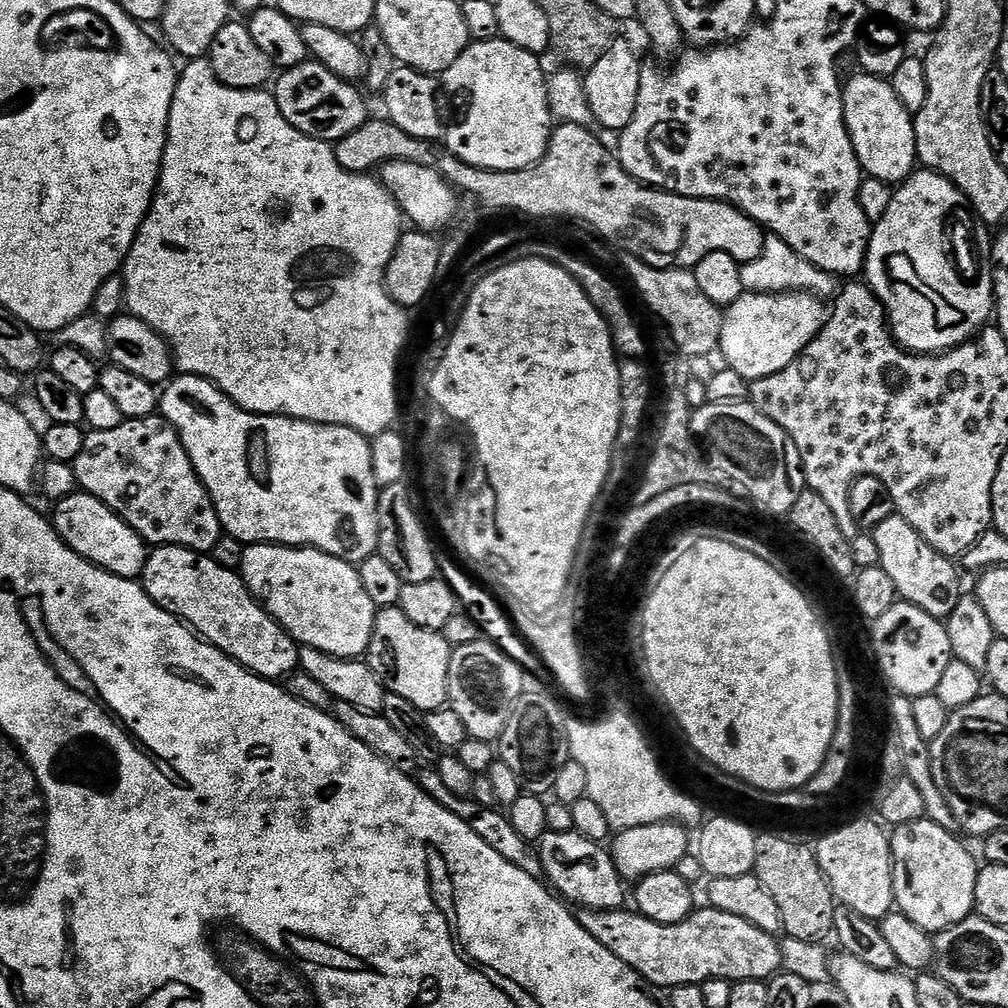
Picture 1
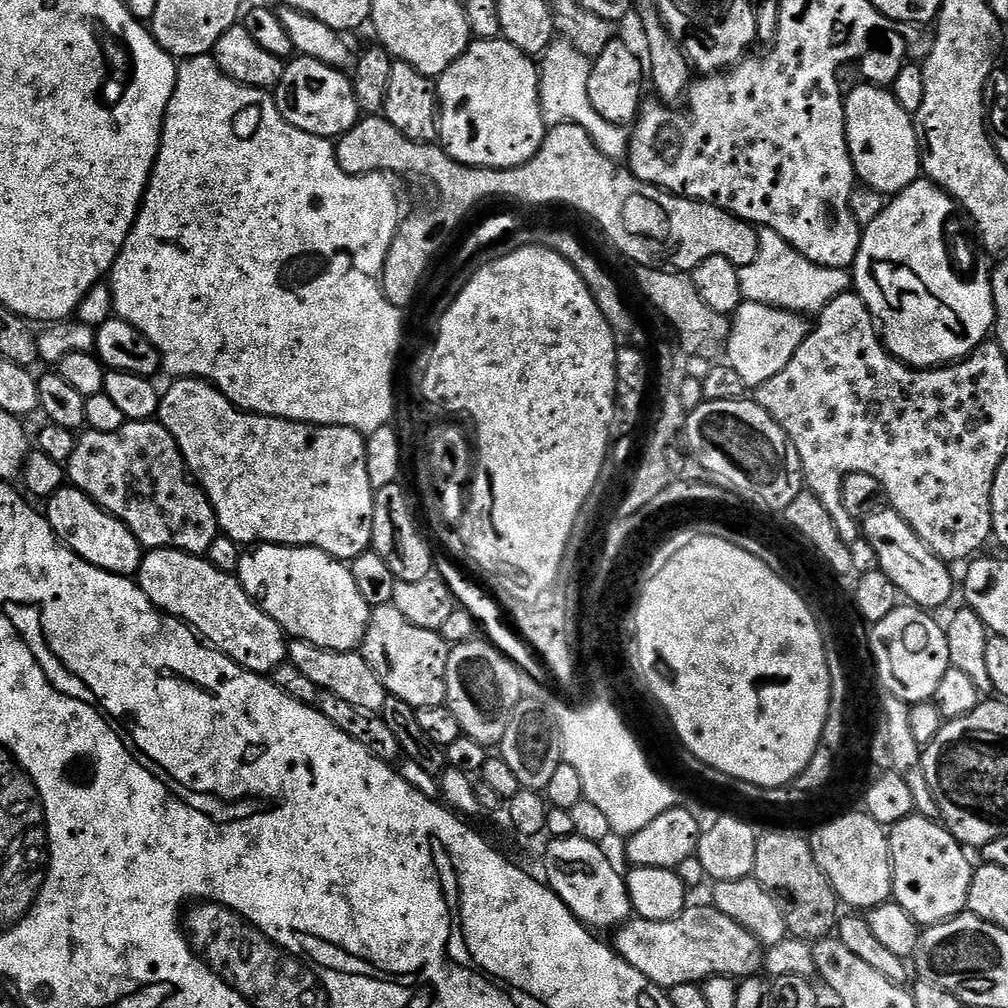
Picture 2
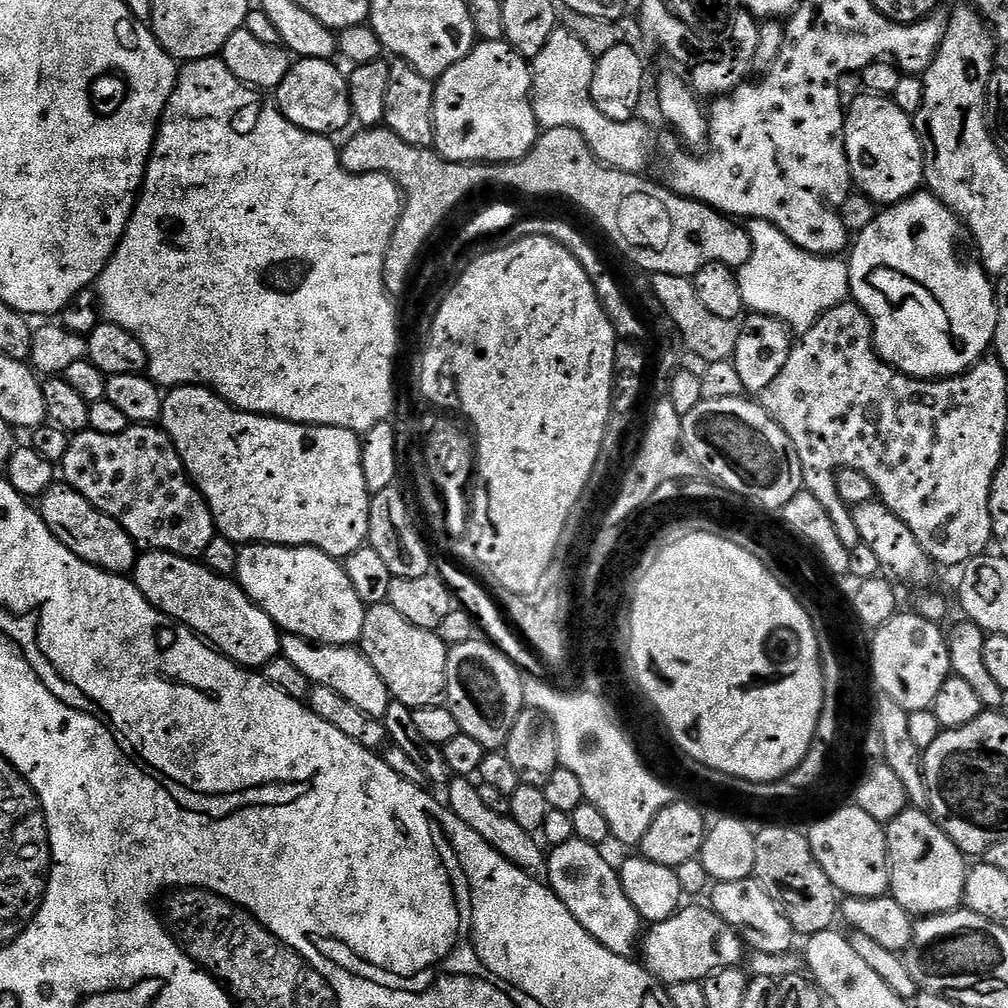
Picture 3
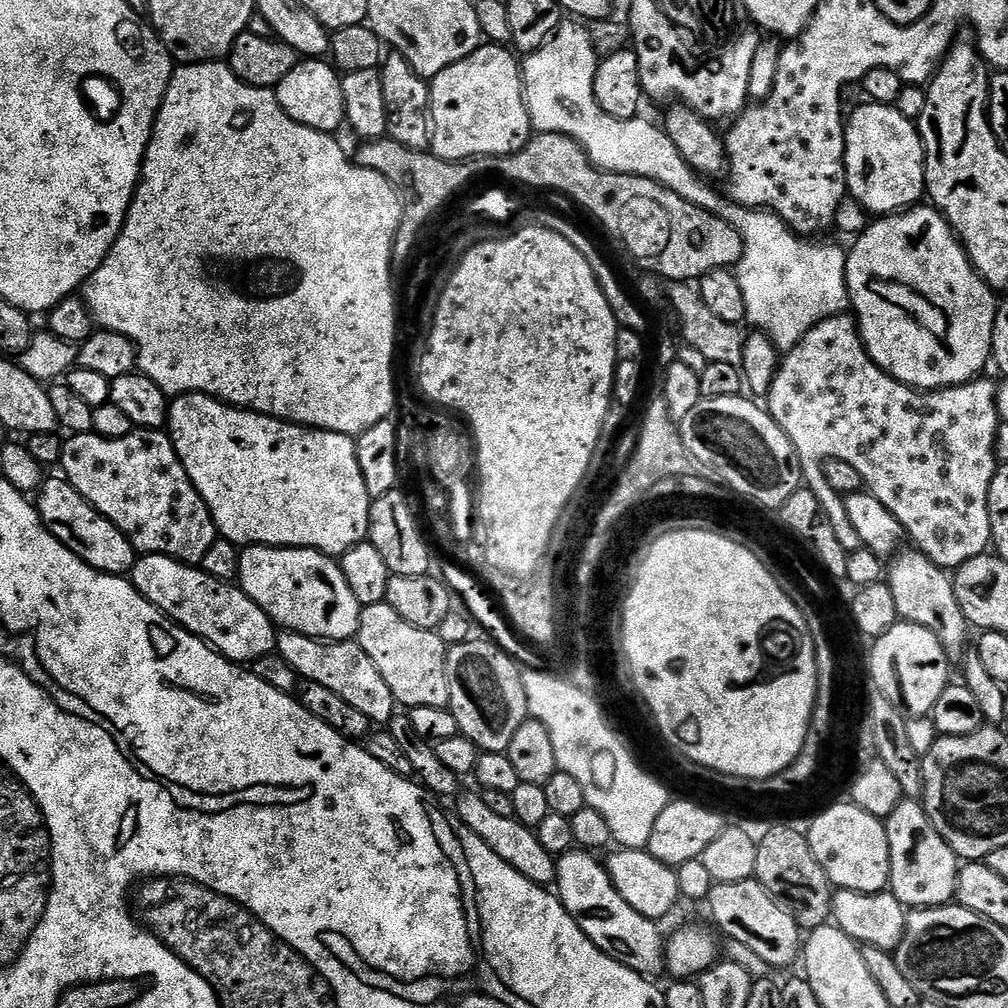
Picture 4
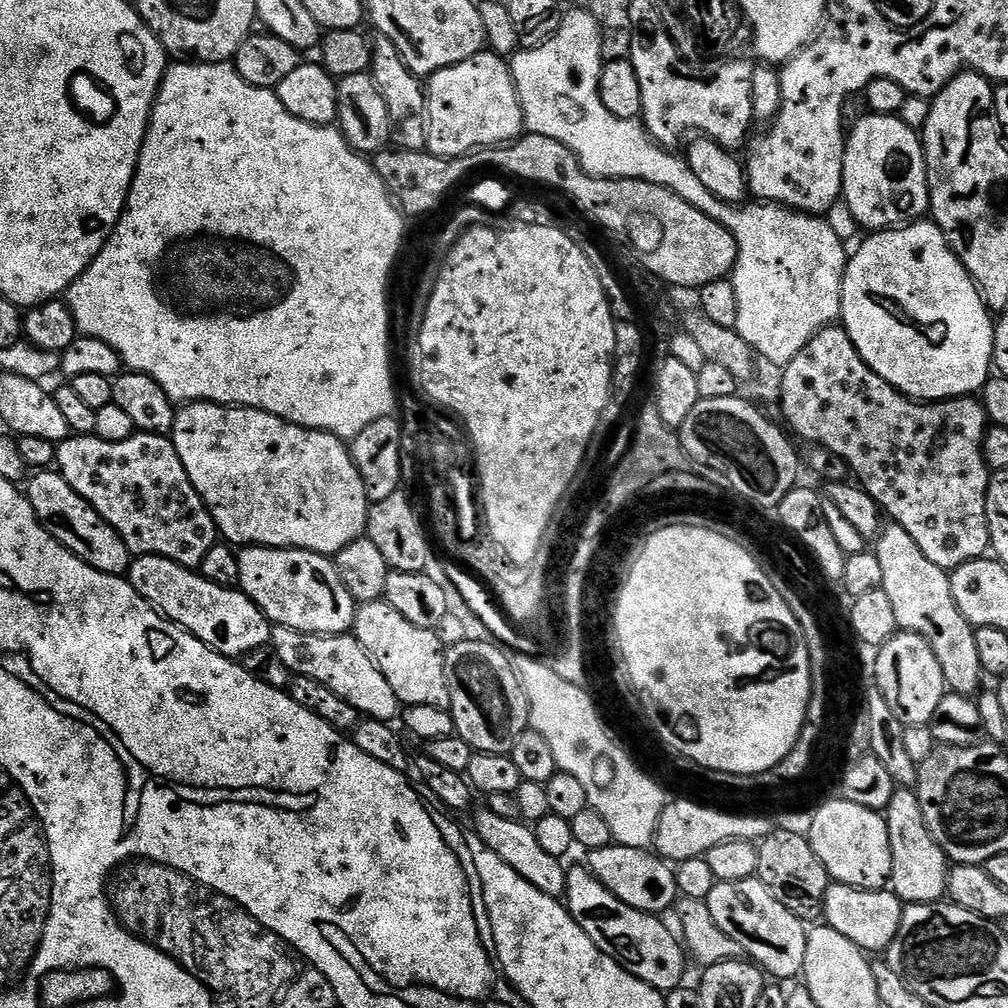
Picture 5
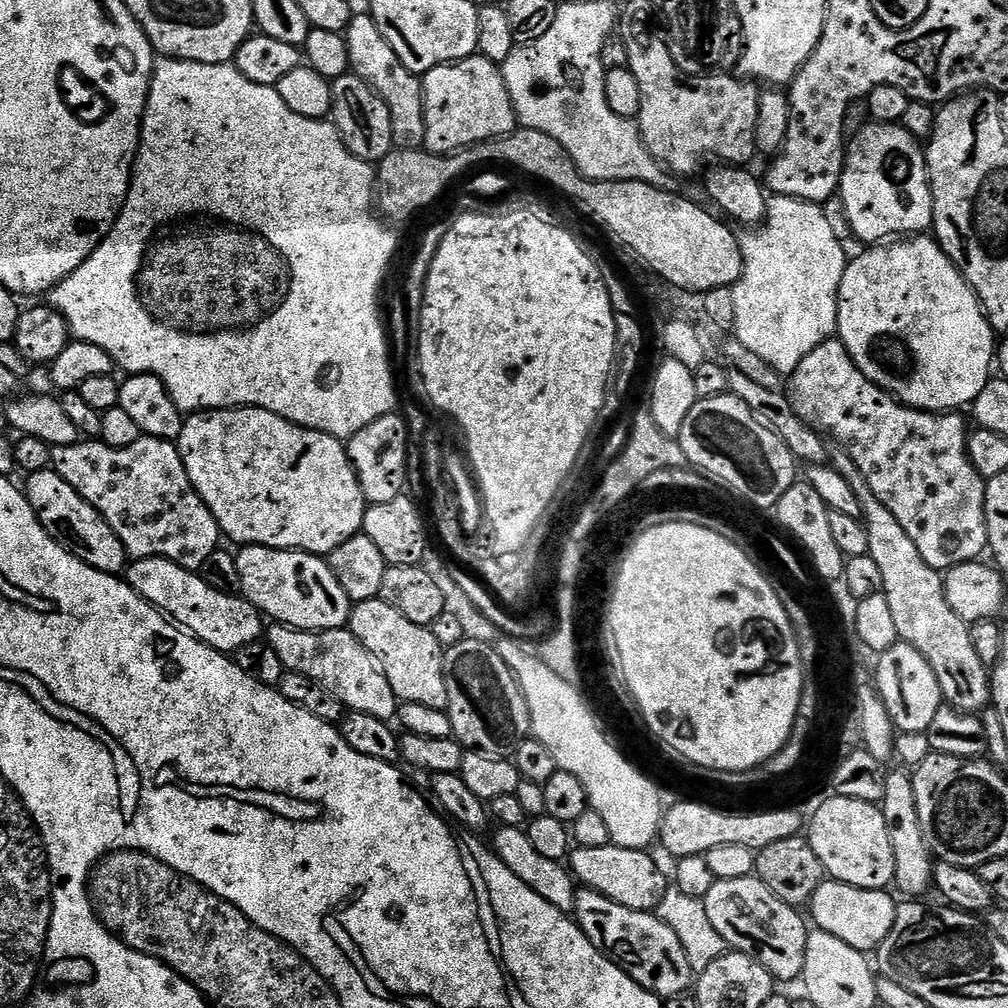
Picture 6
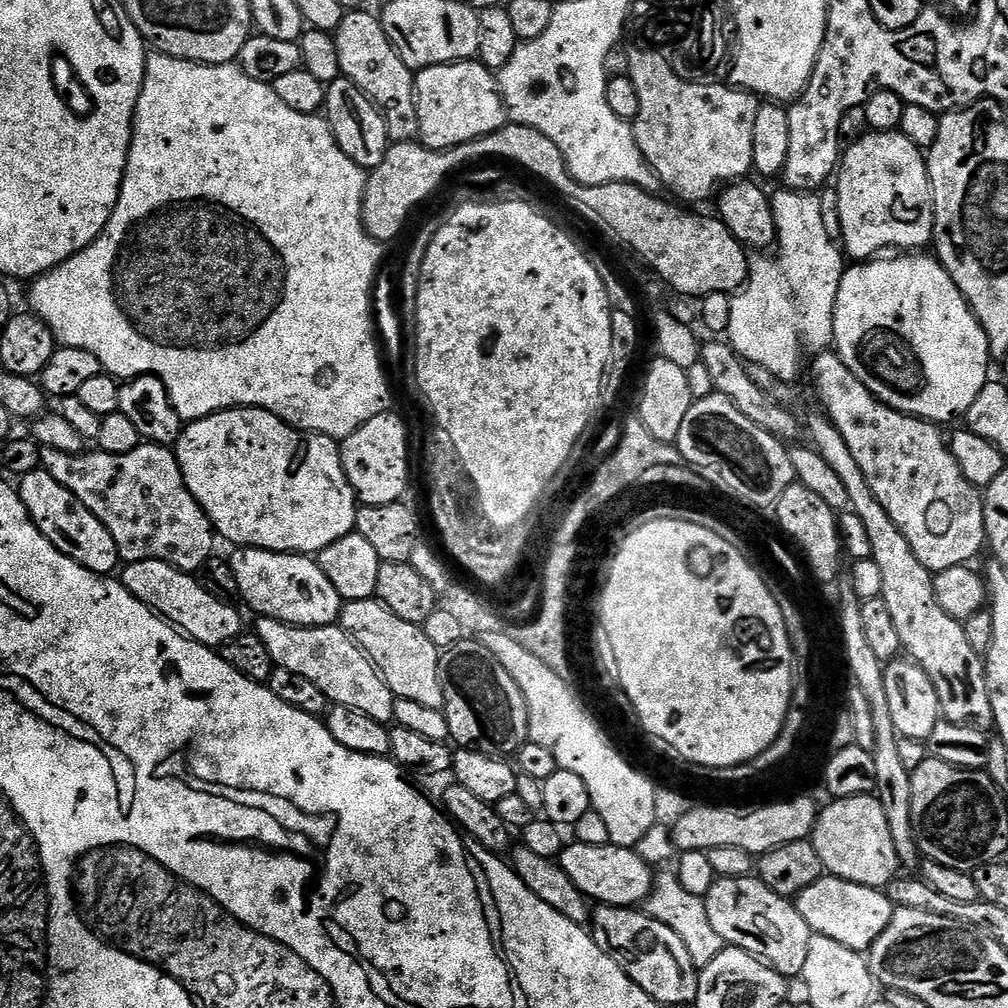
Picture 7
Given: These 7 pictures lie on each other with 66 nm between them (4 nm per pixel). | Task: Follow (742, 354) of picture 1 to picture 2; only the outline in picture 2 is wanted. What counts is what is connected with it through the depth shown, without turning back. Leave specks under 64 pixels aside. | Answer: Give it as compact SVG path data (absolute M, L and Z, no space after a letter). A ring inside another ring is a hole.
M743 303L731 317L726 345L726 363L738 372L742 382L754 390L762 382L770 382L794 358L794 350L802 346L808 336L810 324L798 312L772 308L768 304Z

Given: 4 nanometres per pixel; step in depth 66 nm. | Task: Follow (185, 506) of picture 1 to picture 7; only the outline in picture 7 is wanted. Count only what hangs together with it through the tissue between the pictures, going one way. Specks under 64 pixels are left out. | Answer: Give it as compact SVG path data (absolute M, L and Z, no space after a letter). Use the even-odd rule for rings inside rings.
M141 442L126 455L90 450L79 456L43 449L41 465L55 480L62 482L62 486L66 486L66 490L70 490L70 494L74 494L76 500L82 502L82 506L90 509L94 518L98 518L98 522L102 522L102 526L106 526L110 534L114 534L114 546L118 546L121 561L133 564L143 560L161 560L186 573L196 574L205 562L213 559L212 547L218 541L217 533L194 494L190 494L176 461L175 451L171 447Z

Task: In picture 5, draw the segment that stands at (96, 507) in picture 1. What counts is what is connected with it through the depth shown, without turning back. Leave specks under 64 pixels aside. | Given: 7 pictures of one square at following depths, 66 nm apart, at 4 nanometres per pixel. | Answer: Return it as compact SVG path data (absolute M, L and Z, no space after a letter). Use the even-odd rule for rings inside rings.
M40 470L27 481L26 495L38 522L60 545L70 550L82 562L102 570L102 574L124 576L132 565L133 554L122 538L96 513L56 470Z

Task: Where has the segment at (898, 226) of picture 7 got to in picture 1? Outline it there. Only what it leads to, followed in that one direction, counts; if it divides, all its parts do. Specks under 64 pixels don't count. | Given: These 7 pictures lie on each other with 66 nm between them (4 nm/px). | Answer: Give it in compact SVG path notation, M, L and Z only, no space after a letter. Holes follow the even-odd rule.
M857 74L843 85L842 91L844 93L844 121L861 169L868 176L878 178L887 184L893 186L903 184L918 168L913 113L907 112L902 102L898 102L898 94L894 94L891 83L878 76Z

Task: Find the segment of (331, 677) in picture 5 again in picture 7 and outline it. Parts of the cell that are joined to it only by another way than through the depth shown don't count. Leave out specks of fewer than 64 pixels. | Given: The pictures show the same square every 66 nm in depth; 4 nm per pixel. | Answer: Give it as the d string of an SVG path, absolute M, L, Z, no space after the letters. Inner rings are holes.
M263 618L255 622L254 631L262 642L266 642L266 650L270 650L270 658L275 667L290 670L293 674L314 682L314 686L321 688L322 694L326 694L332 704L362 710L362 714L370 714L370 718L383 724L392 720L396 697L380 677L380 671L372 659L356 645L343 627L300 628L296 624Z

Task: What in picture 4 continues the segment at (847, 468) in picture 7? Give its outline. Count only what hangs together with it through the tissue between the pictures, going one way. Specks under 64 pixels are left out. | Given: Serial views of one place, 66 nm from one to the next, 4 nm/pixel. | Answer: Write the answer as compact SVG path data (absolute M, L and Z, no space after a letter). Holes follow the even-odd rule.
M911 551L897 552L895 556L891 557L886 568L886 583L894 594L894 606L898 606L900 620L918 626L926 626L926 630L930 630L930 634L934 634L938 638L938 642L942 642L942 650L946 650L949 661L963 661L966 649L969 647L970 625L962 614L962 606L956 597L953 577L945 569L939 568L923 552Z

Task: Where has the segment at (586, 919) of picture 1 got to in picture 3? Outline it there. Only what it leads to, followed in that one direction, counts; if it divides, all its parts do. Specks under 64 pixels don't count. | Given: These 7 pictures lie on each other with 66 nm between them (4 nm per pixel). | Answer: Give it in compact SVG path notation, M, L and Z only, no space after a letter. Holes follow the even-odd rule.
M684 906L670 918L651 925L642 936L642 956L643 952L643 967L664 986L695 980L703 982L710 974L743 965L746 960L743 938L708 906Z

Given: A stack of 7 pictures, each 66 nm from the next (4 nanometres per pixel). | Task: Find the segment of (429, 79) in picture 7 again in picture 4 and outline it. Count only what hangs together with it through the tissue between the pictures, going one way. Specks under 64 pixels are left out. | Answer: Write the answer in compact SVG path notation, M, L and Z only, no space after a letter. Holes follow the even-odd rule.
M481 43L462 62L454 62L442 74L431 77L430 87L433 156L443 160L509 156L526 147L534 135L524 101L522 64L511 47Z

